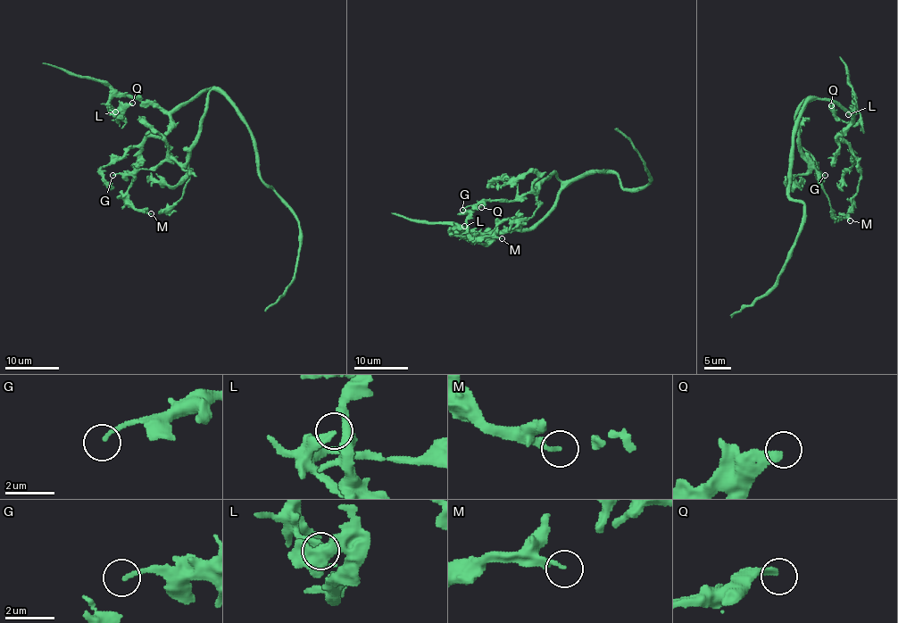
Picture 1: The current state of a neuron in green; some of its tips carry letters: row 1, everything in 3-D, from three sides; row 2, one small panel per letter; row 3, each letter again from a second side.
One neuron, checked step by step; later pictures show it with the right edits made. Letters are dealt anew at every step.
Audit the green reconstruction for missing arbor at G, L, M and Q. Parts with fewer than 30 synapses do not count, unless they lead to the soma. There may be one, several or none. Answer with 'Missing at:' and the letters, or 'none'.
Missing at: none

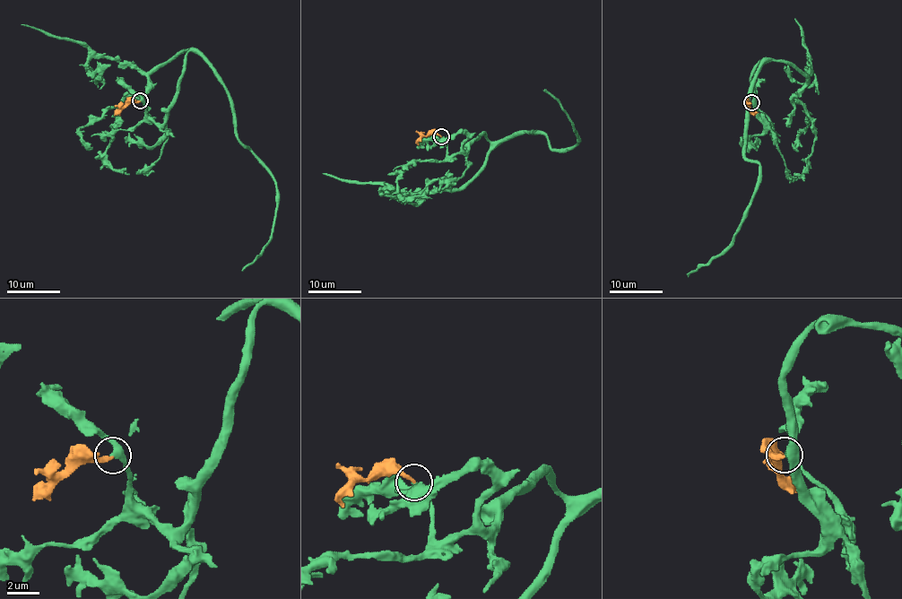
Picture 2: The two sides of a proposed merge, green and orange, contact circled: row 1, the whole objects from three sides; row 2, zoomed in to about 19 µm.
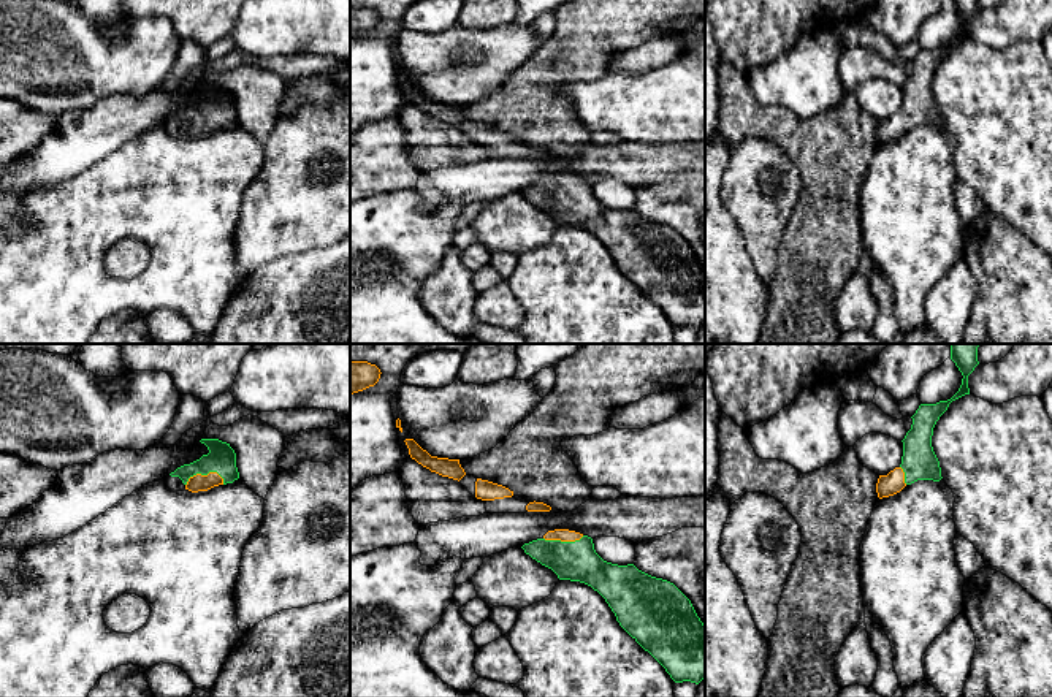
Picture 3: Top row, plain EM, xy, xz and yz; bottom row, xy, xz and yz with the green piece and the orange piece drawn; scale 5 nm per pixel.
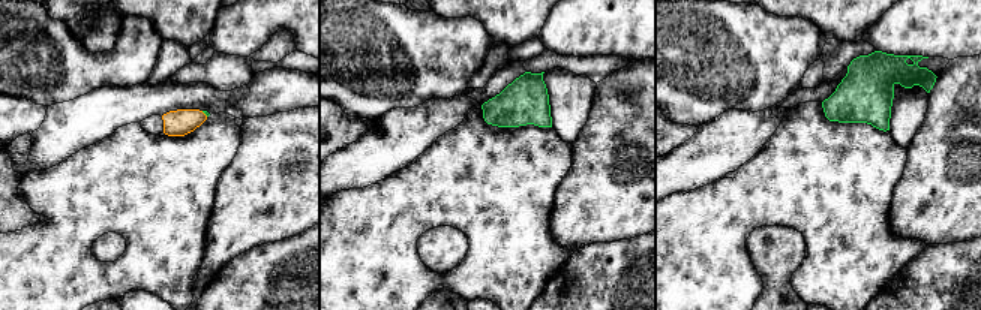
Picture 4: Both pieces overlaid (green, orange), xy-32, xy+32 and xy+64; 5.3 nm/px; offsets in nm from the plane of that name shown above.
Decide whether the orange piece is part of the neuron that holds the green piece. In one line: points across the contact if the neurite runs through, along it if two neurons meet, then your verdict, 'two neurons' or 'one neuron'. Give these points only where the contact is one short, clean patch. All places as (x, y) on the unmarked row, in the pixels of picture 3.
way xy (221, 103), (203, 119), (198, 127); one neuron

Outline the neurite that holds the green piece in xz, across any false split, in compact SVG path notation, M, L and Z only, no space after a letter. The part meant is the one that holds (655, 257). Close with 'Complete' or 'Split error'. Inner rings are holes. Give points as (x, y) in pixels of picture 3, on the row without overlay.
M569 174L548 176L521 193L559 225L580 227L597 236L619 271L675 328L699 329L705 323L705 269L673 228L634 209L604 206L591 182Z. Split error

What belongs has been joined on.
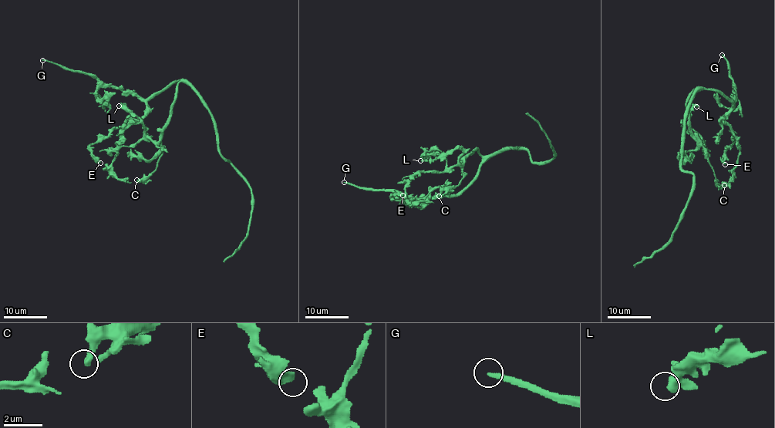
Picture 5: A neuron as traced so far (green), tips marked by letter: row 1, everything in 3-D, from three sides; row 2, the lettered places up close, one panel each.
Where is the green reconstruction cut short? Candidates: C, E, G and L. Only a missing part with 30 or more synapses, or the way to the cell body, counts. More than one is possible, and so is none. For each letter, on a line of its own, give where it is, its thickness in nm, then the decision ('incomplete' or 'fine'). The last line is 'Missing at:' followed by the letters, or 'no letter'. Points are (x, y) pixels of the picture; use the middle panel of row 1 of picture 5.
C: at (439, 196); 340 nm thick; fine
E: at (402, 195); 480 nm thick; fine
G: at (344, 182); 200 nm thick; incomplete
L: at (420, 160); 360 nm thick; fine
Missing at: G

